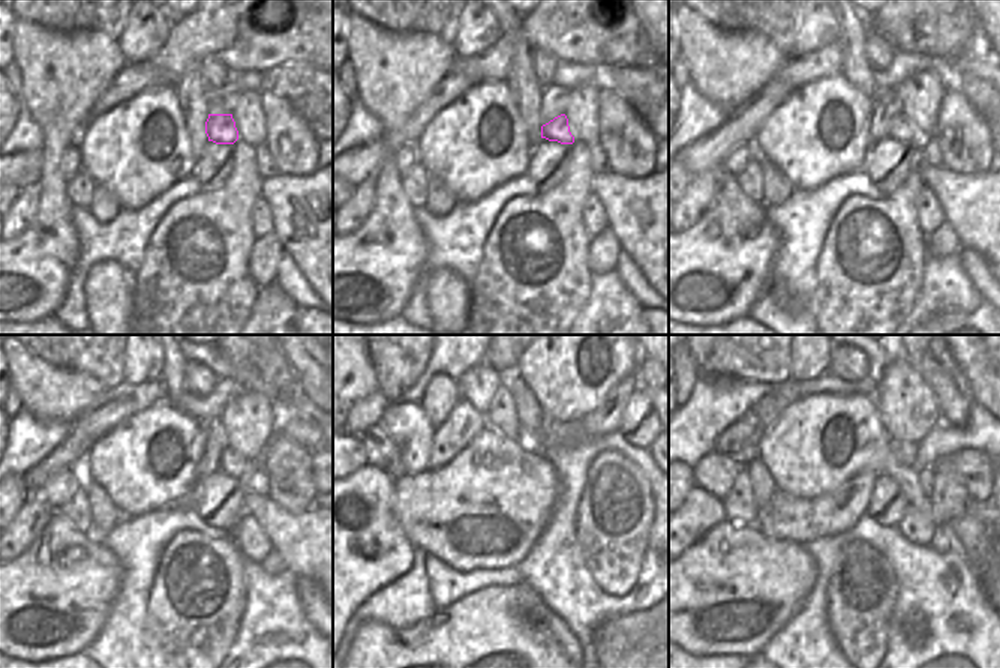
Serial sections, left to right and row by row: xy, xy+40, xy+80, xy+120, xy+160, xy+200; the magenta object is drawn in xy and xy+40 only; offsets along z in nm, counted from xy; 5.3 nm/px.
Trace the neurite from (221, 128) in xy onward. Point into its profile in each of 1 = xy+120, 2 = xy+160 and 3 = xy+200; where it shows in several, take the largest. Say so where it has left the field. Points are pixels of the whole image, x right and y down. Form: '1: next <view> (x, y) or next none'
1: next xy+120 (233, 464)
2: next xy+160 (567, 458)
3: next xy+200 (906, 452)

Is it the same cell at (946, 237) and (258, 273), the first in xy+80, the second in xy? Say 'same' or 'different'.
same

